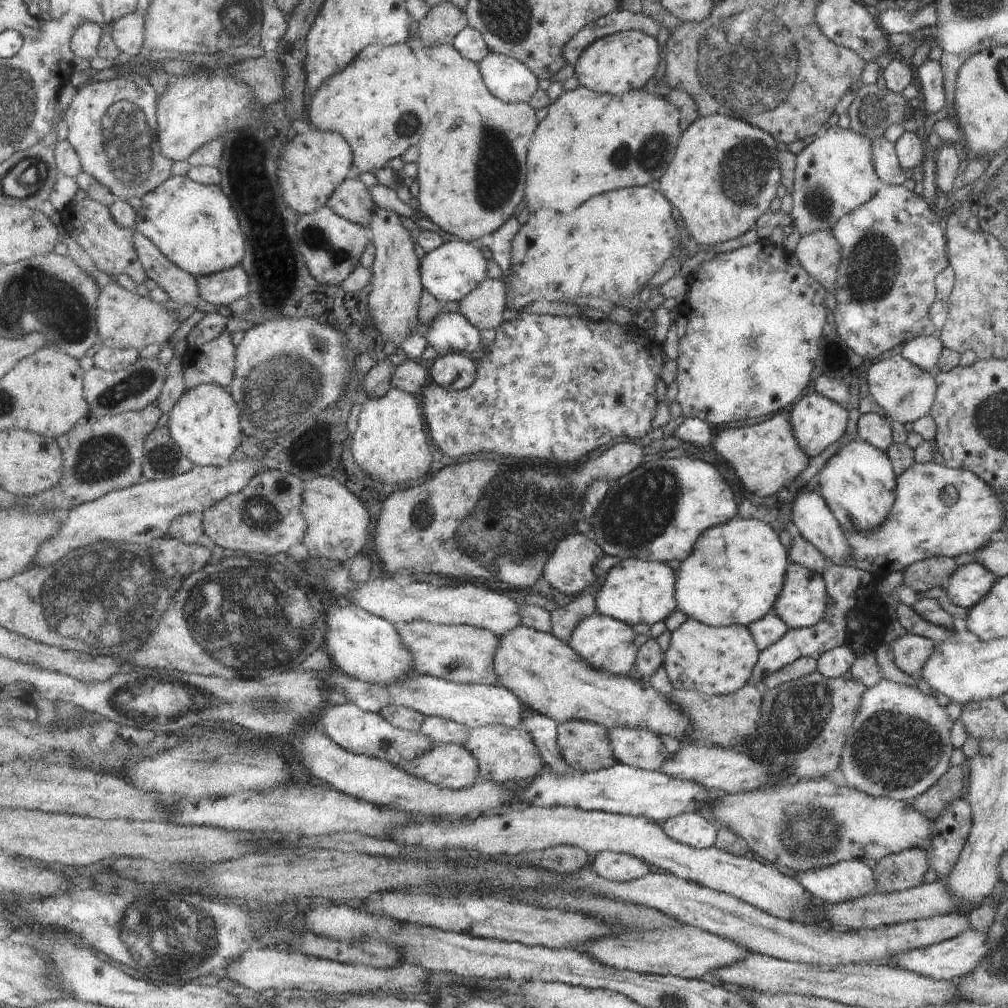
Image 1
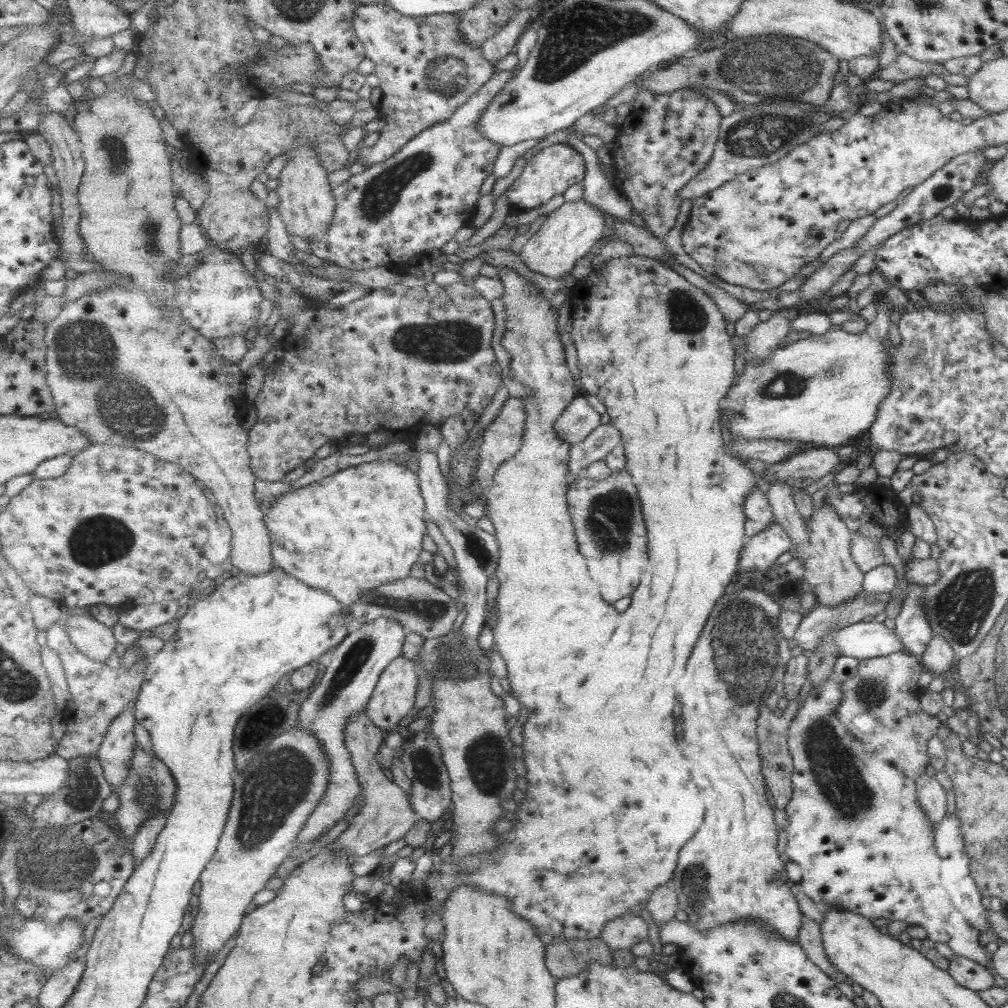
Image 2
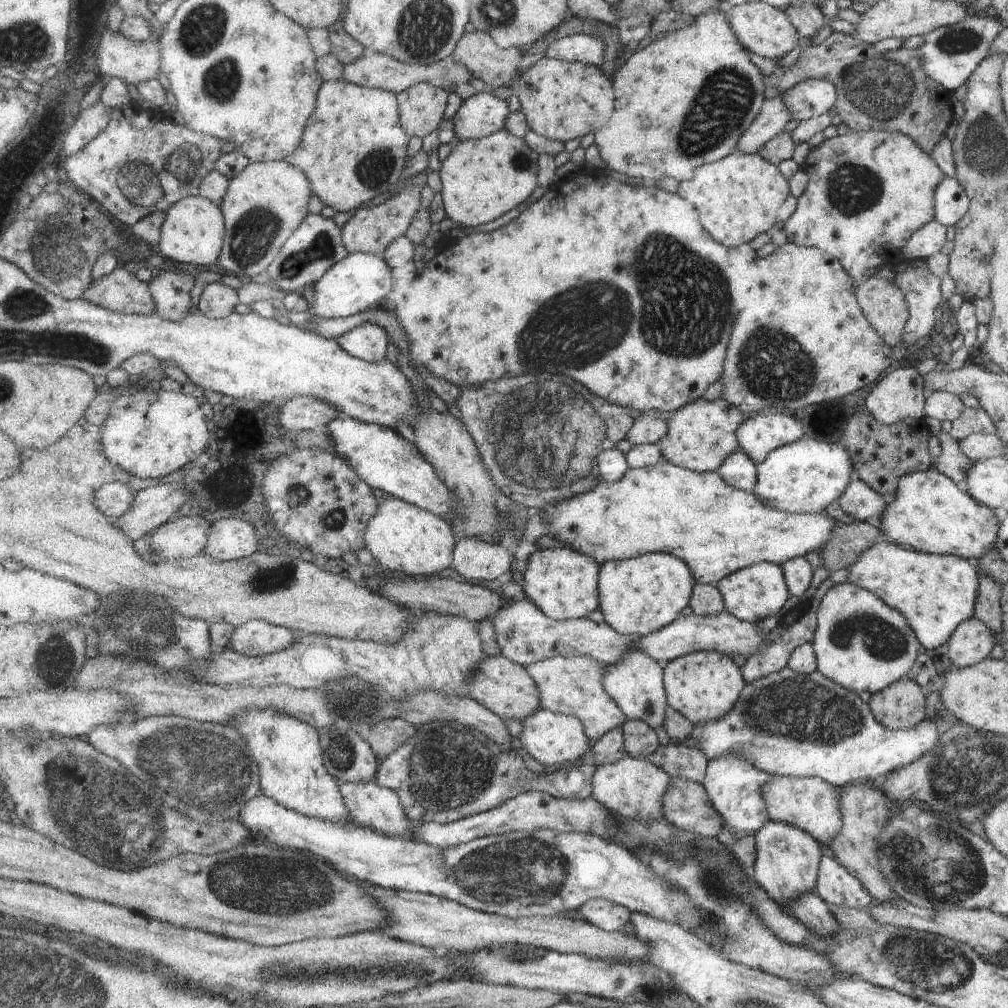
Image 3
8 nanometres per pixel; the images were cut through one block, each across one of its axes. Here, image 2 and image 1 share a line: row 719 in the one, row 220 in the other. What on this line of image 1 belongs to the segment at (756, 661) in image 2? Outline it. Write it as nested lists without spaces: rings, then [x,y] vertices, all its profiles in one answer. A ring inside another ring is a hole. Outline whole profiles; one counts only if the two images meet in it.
[[[711,114],[710,116],[701,116],[698,120],[695,120],[694,124],[692,124],[688,130],[684,131],[676,160],[674,160],[674,164],[670,166],[670,170],[664,174],[664,178],[661,180],[661,191],[681,212],[687,230],[694,236],[694,240],[698,242],[698,245],[706,244],[706,246],[714,246],[715,244],[720,244],[737,238],[742,234],[746,234],[748,230],[753,228],[762,214],[766,214],[766,212],[770,211],[770,204],[772,204],[772,200],[776,197],[778,185],[781,184],[777,159],[778,150],[776,147],[778,144],[774,138],[772,138],[772,135],[756,126],[752,126],[752,124],[746,122],[745,119],[736,118],[736,116],[732,118],[729,115],[730,114]]]

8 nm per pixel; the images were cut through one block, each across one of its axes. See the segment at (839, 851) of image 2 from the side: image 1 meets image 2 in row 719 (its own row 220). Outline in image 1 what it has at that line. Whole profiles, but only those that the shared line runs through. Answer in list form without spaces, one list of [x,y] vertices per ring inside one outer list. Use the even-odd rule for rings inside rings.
[[[833,125],[823,136],[810,139],[796,154],[791,192],[794,200],[790,213],[792,226],[802,237],[822,230],[832,232],[840,218],[852,214],[874,198],[881,186],[882,182],[872,163],[868,136],[862,136],[852,128]]]

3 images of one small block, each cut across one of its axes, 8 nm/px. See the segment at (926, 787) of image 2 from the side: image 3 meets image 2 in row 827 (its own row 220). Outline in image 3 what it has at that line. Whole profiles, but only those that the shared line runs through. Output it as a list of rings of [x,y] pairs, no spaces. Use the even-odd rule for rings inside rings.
[[[933,219],[911,235],[901,253],[907,262],[928,259],[934,254],[940,253],[946,242],[947,227]]]

